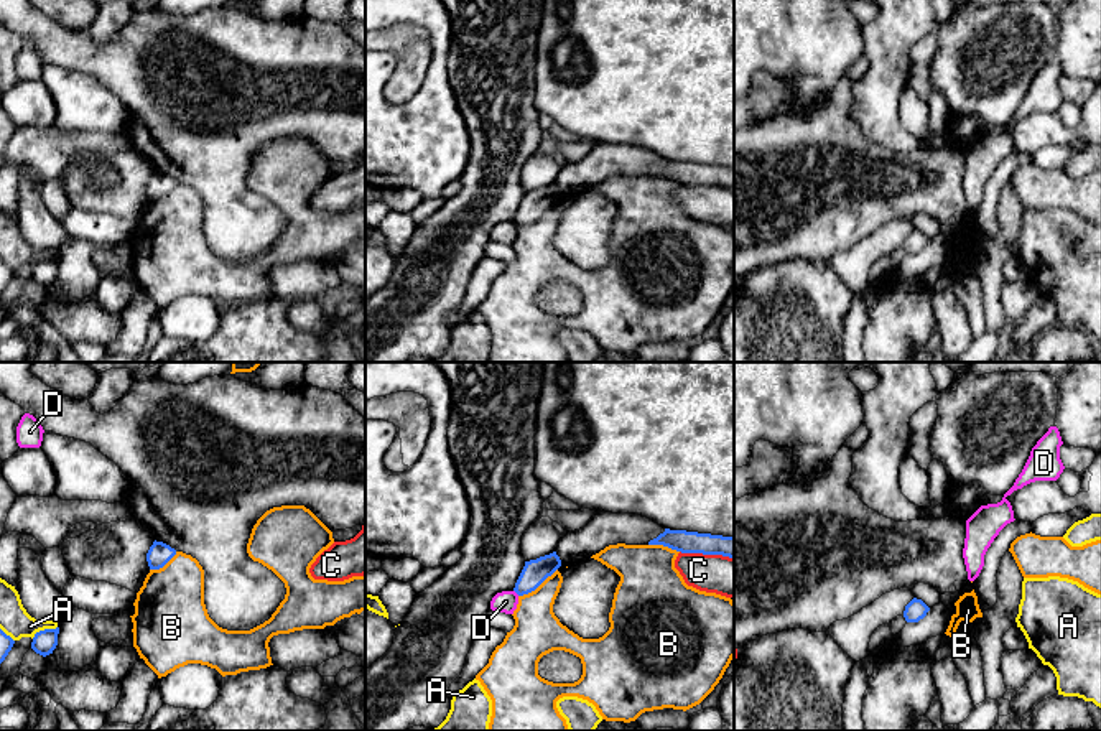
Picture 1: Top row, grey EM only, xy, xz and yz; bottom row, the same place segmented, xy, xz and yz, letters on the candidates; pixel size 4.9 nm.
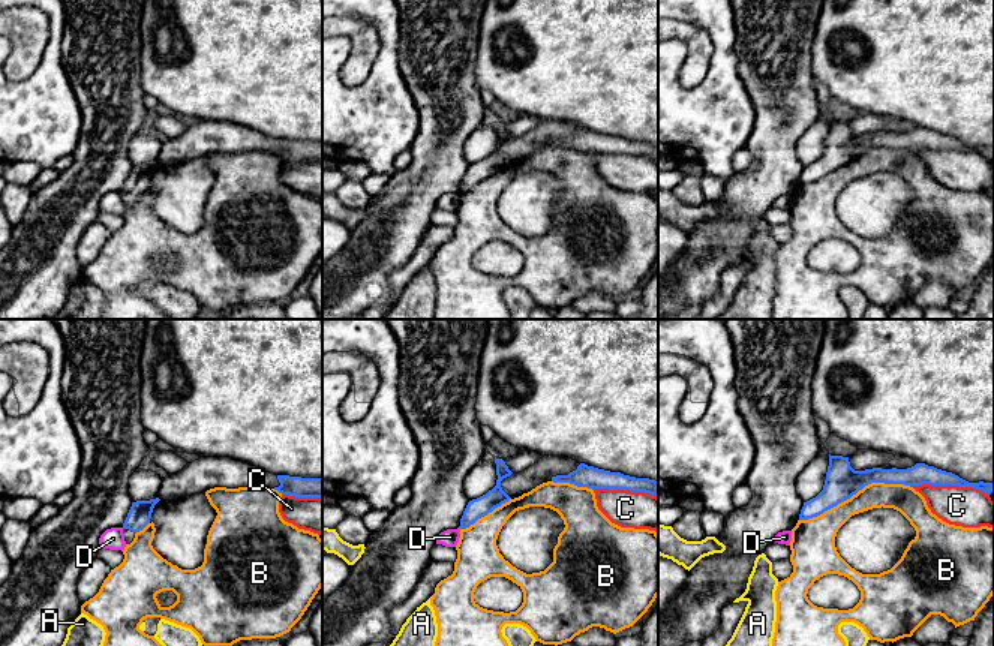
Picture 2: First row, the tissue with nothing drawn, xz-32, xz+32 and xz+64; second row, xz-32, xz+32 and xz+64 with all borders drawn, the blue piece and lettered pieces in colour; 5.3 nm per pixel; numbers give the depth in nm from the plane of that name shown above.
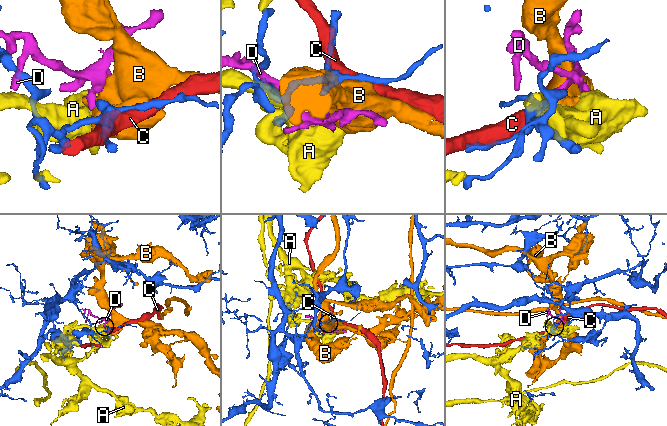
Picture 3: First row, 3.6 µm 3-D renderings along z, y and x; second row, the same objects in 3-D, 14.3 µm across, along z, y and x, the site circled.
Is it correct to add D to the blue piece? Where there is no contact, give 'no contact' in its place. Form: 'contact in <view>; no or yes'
contact in xz; no

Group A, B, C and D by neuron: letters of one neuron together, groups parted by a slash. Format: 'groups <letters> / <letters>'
groups A / B / C / D

